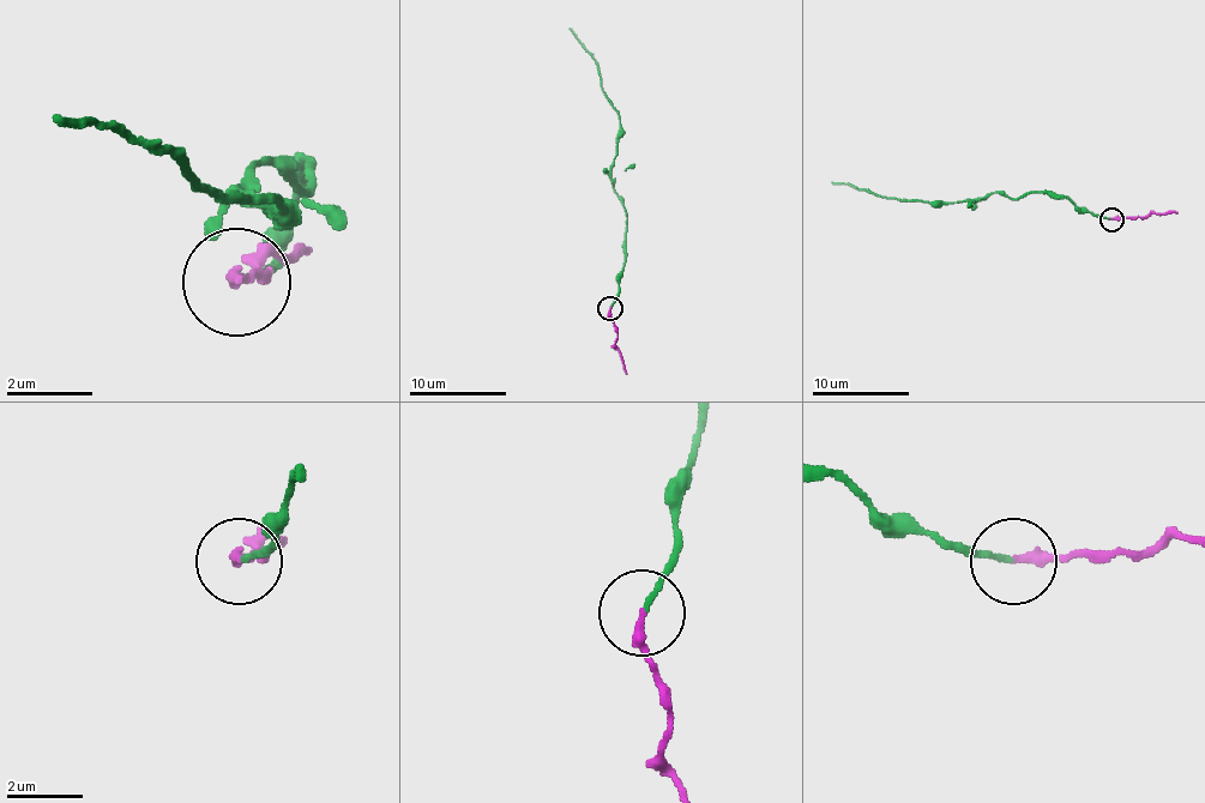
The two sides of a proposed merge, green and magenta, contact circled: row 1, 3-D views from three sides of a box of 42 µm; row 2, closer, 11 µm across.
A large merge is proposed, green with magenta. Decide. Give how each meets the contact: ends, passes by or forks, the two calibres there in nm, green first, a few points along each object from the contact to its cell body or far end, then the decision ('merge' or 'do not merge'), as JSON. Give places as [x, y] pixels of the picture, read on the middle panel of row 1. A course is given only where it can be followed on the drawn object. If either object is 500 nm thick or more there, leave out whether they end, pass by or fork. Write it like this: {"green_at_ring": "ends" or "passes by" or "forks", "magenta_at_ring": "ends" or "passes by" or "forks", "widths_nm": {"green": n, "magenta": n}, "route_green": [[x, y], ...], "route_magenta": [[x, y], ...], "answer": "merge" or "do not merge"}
{"green_at_ring": "ends", "magenta_at_ring": "ends", "widths_nm": {"green": 120, "magenta": 280}, "route_green": [[610, 307], [625, 261], [625, 207], [610, 181], [620, 118], [603, 91], [594, 56], [570, 28]], "route_magenta": [[610, 307], [618, 334], [615, 346], [627, 373]], "answer": "merge"}

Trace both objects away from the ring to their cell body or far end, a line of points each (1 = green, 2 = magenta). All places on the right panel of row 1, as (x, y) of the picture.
1: (1110, 218), (1079, 211), (1065, 197), (1040, 192), (1011, 199), (996, 192), (921, 201), (831, 182)
2: (1110, 218), (1176, 211)

